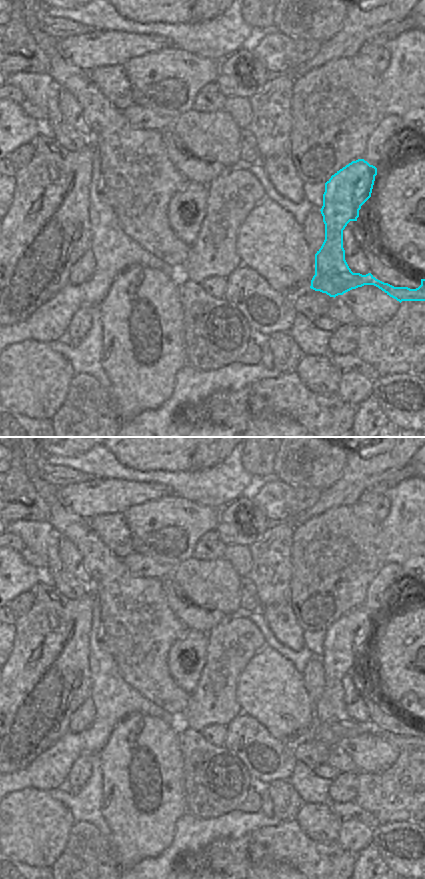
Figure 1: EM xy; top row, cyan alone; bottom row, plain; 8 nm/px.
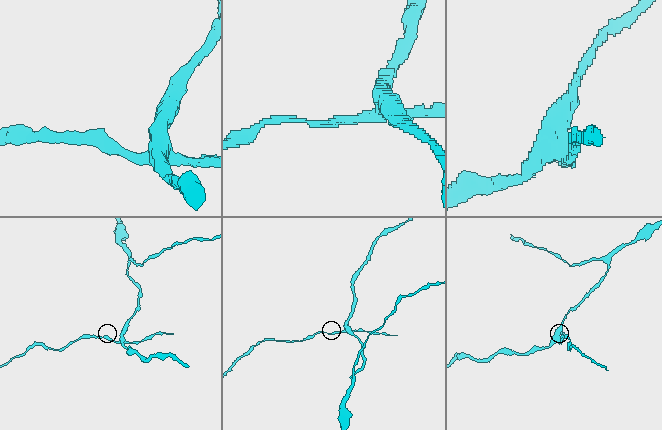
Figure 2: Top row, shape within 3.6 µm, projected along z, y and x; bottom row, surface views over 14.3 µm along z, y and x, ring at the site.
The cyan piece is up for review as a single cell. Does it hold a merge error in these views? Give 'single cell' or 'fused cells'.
fused cells

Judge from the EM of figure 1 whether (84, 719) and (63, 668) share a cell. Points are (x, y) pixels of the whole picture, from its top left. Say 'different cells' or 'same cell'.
different cells

